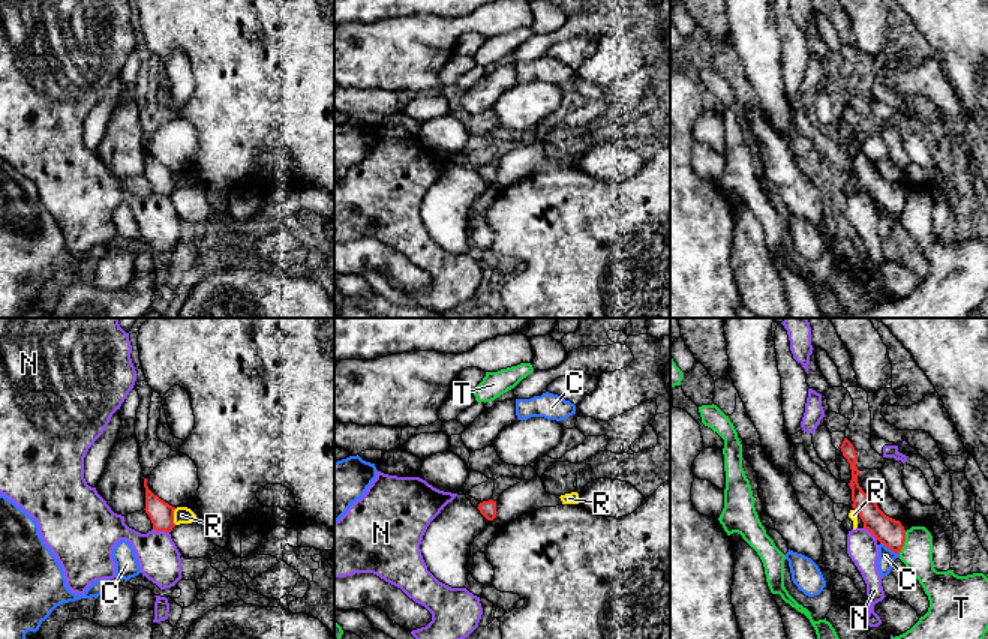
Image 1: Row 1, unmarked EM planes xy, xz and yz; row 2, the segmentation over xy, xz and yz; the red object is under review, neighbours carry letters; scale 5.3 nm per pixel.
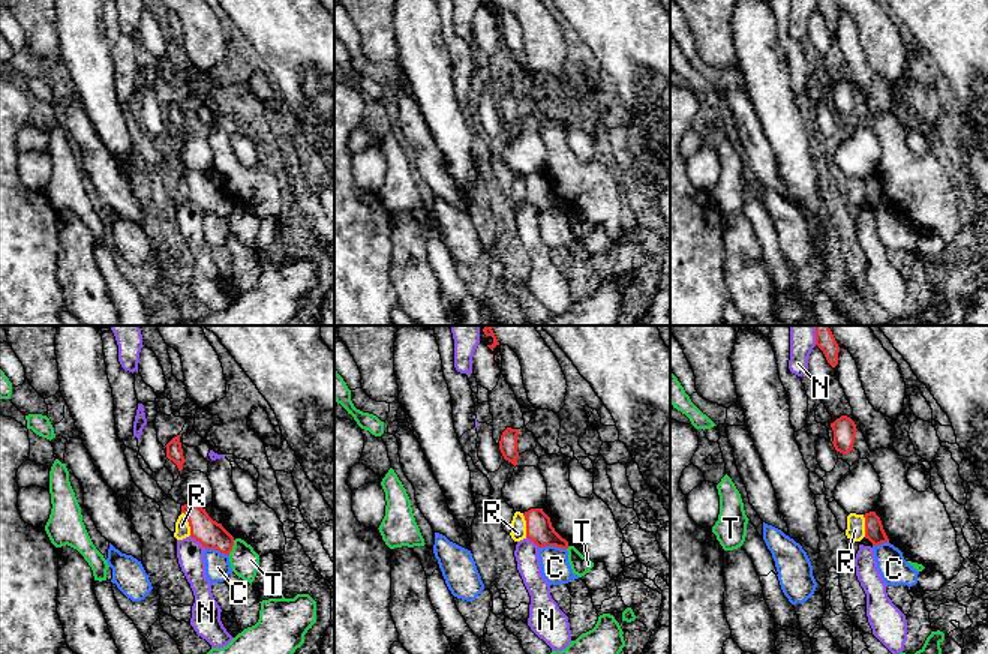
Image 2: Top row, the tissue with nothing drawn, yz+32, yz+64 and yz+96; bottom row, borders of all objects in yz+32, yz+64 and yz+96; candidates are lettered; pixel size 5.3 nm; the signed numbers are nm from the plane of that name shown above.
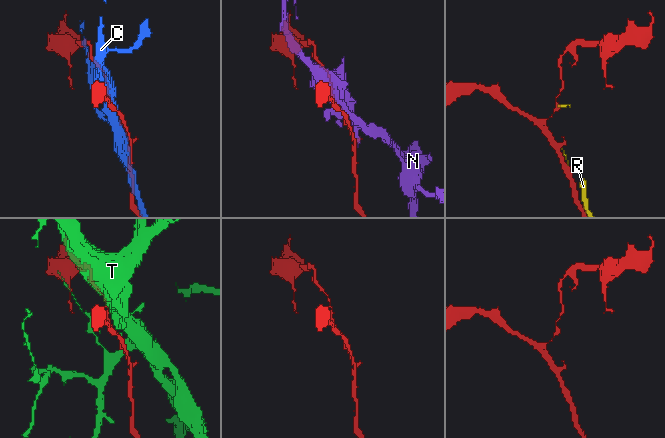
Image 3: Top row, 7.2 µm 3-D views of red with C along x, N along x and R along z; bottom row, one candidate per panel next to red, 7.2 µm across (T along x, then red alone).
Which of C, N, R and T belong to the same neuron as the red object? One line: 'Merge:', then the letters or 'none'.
Merge: none

